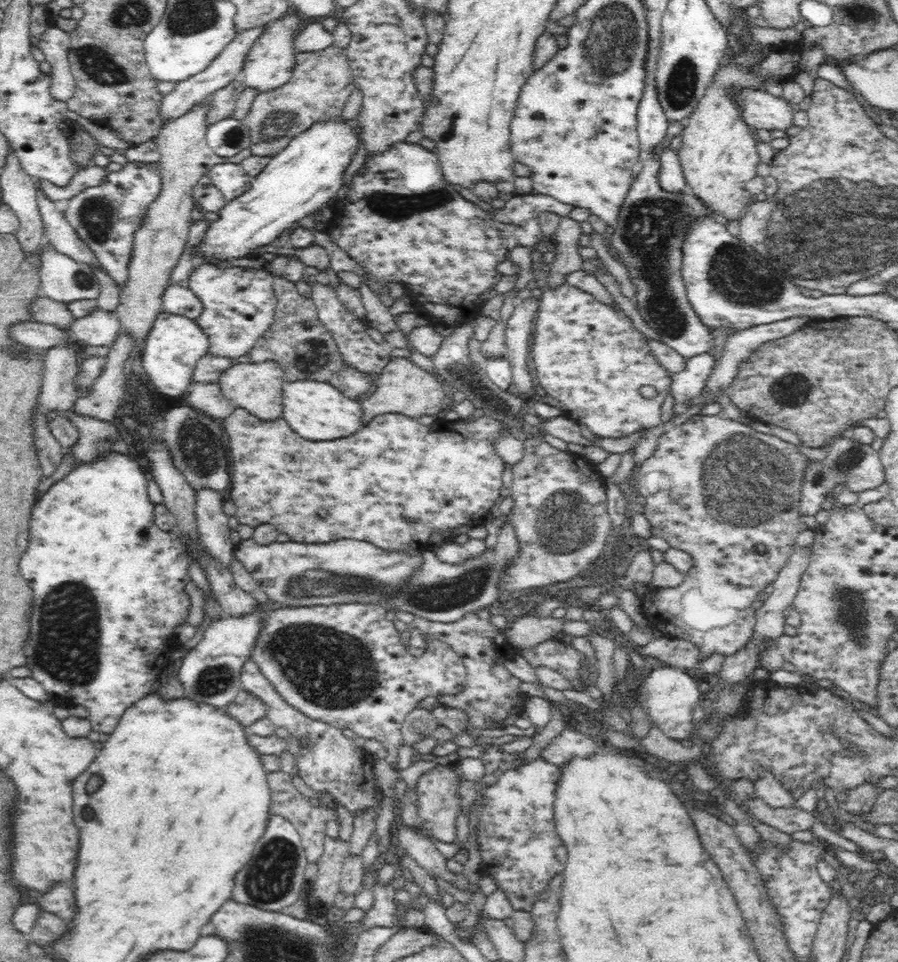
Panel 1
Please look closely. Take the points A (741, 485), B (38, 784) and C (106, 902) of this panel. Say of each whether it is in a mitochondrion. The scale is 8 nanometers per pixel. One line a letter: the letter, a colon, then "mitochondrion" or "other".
A: mitochondrion
B: other
C: other

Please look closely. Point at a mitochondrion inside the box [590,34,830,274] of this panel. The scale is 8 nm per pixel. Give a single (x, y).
(681, 85)

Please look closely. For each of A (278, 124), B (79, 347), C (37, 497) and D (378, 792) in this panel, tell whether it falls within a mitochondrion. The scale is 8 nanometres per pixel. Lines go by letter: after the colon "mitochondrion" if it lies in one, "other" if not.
A: mitochondrion
B: other
C: other
D: other

